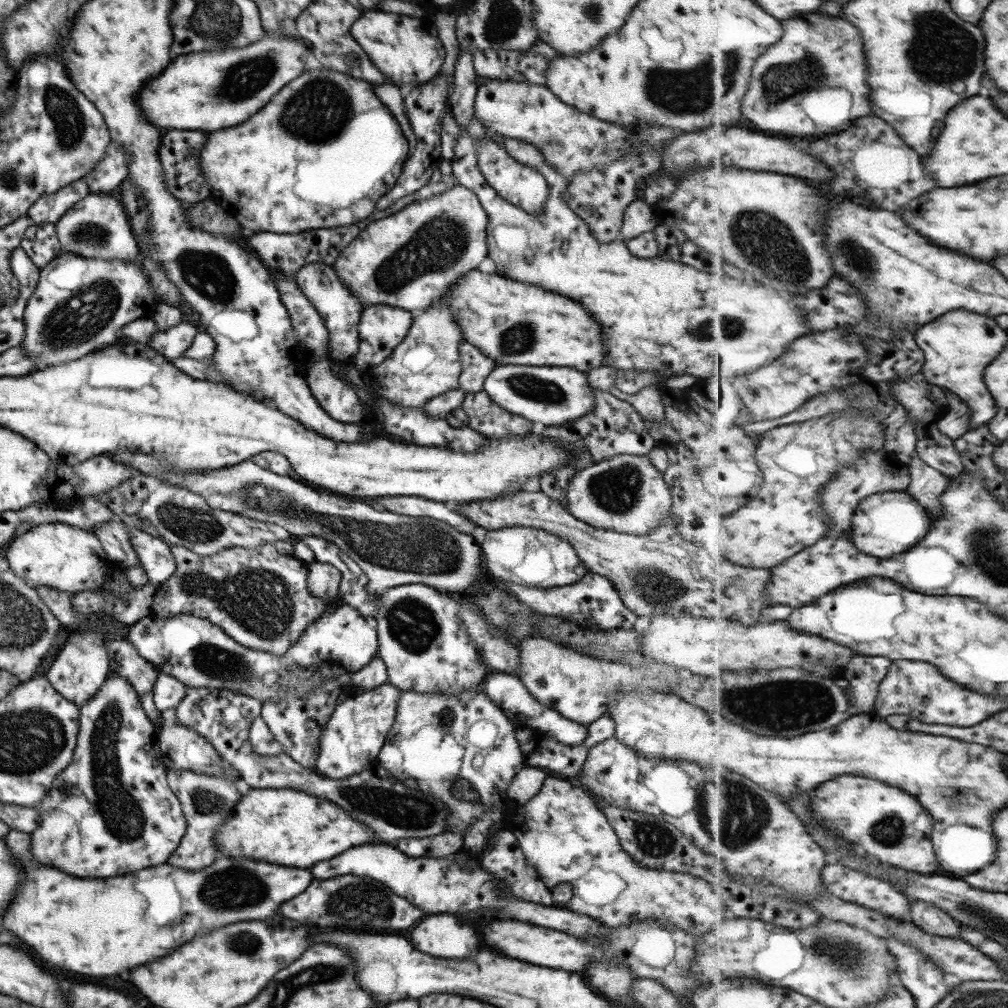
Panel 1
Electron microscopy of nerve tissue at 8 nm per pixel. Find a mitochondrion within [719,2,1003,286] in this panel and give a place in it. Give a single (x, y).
(940, 51)

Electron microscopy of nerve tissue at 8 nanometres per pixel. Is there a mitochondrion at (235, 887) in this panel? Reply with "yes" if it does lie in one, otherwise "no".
yes

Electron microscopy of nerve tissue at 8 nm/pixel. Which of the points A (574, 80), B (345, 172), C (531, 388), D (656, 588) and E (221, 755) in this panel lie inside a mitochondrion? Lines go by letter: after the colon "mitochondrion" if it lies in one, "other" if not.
A: other
B: other
C: mitochondrion
D: mitochondrion
E: other

